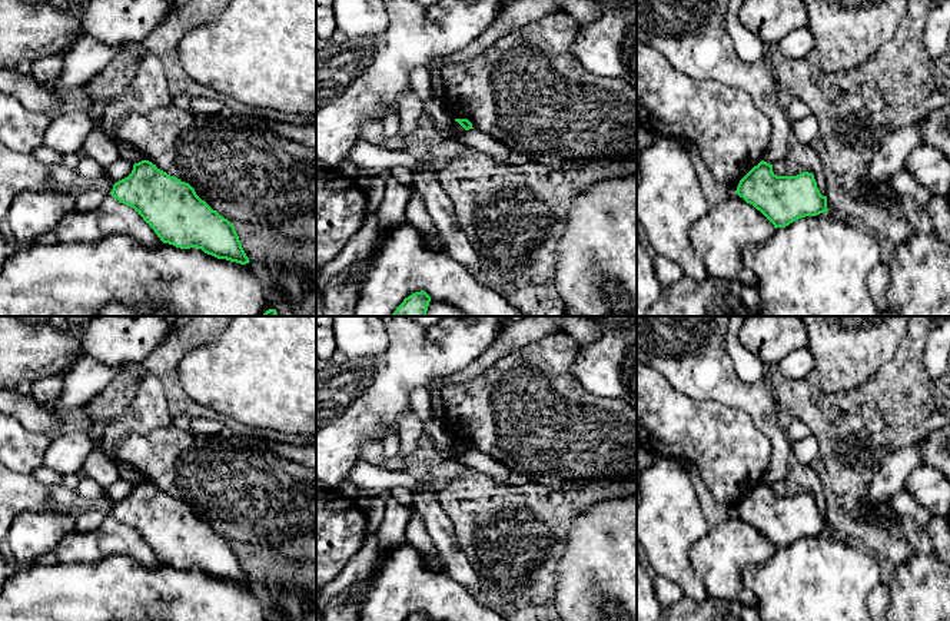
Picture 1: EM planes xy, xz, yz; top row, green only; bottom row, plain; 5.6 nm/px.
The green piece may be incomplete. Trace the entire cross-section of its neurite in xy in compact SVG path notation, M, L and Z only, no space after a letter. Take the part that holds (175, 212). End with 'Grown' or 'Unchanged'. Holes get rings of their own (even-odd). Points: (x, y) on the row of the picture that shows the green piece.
M149 160L134 163L132 173L116 182L110 195L120 203L133 207L163 243L180 249L202 249L217 259L240 265L250 262L235 226L202 200L189 183L167 175Z. Unchanged

